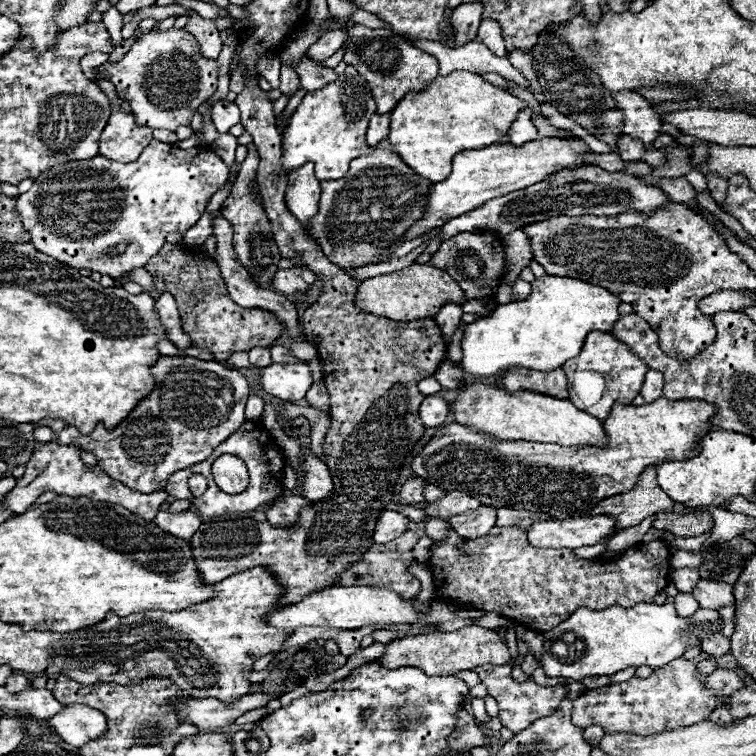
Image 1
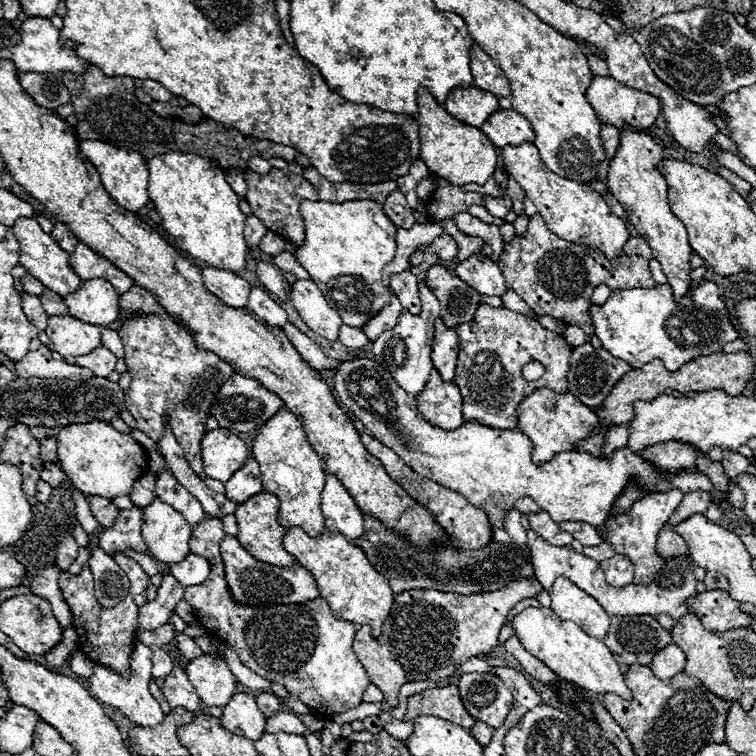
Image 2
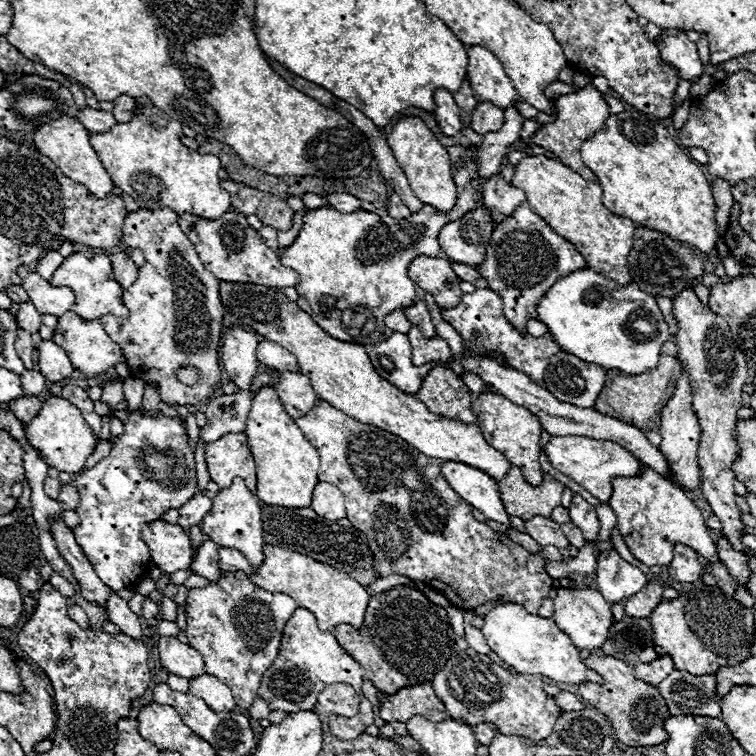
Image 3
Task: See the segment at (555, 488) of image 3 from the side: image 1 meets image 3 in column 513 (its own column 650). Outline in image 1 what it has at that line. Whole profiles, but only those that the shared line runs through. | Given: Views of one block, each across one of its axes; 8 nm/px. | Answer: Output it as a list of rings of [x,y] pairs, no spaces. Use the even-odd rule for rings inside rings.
[[[654,466],[642,472],[642,476],[638,478],[638,484],[634,484],[632,490],[600,500],[600,504],[596,504],[588,514],[608,516],[616,520],[618,530],[624,530],[630,526],[638,526],[648,516],[654,516],[666,508],[672,508],[674,502],[658,486],[656,472],[652,468]]]

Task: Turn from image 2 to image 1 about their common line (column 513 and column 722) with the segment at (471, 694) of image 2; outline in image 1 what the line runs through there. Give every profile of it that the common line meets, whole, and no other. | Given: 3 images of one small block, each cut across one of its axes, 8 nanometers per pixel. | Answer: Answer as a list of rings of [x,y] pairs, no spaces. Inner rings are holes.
[[[676,658],[664,668],[656,668],[648,678],[632,676],[626,682],[610,684],[584,692],[574,700],[572,722],[580,728],[590,724],[600,724],[608,734],[626,732],[626,734],[656,734],[674,728],[684,728],[708,720],[708,716],[722,706],[724,698],[714,696],[704,686],[706,674],[702,674],[696,662],[686,658]]]

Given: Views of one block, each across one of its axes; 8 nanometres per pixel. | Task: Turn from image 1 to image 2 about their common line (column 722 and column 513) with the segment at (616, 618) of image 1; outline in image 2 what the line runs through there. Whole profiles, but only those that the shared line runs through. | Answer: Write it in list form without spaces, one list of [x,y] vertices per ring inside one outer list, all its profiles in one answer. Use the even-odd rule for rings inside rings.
[[[530,606],[514,618],[512,626],[516,630],[518,640],[524,644],[524,648],[532,656],[542,660],[560,678],[578,684],[586,692],[596,692],[596,694],[612,692],[624,700],[632,700],[632,692],[624,682],[624,674],[620,672],[620,666],[614,660],[614,654],[604,646],[602,640],[588,636],[574,622],[560,620],[550,608],[532,608]]]

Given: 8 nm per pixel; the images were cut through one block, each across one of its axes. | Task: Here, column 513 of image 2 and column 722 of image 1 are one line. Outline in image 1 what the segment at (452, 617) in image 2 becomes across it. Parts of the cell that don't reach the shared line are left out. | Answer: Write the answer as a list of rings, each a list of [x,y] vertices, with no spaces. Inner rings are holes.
[[[700,580],[692,592],[692,596],[700,602],[700,608],[710,608],[710,610],[720,610],[724,606],[734,604],[732,596],[732,586],[722,584],[722,582],[710,582],[710,580]]]

